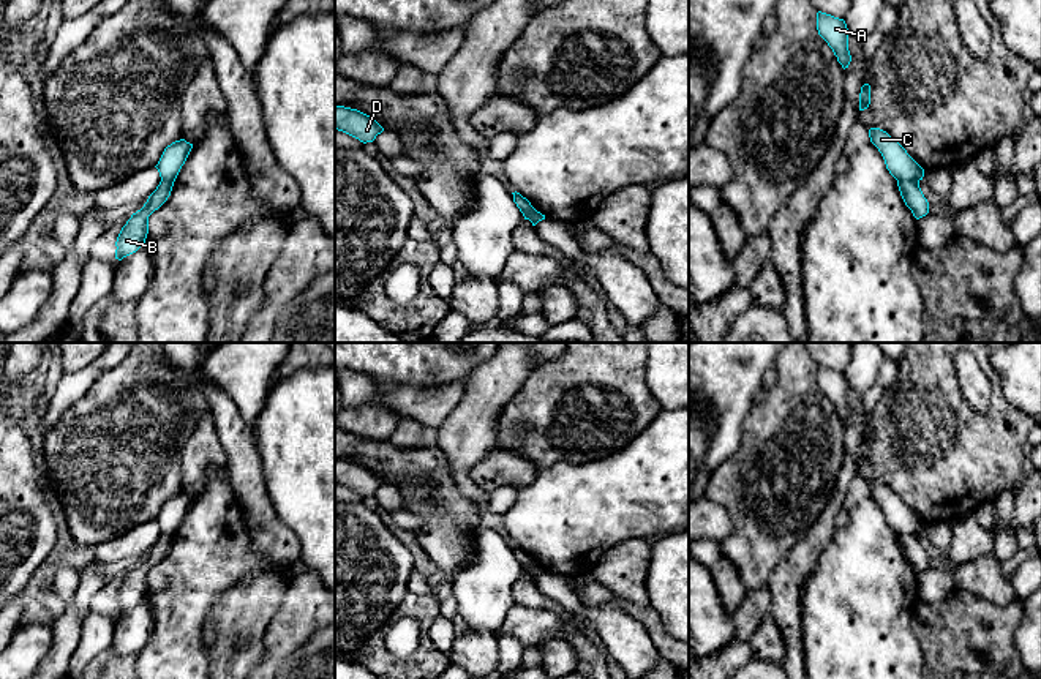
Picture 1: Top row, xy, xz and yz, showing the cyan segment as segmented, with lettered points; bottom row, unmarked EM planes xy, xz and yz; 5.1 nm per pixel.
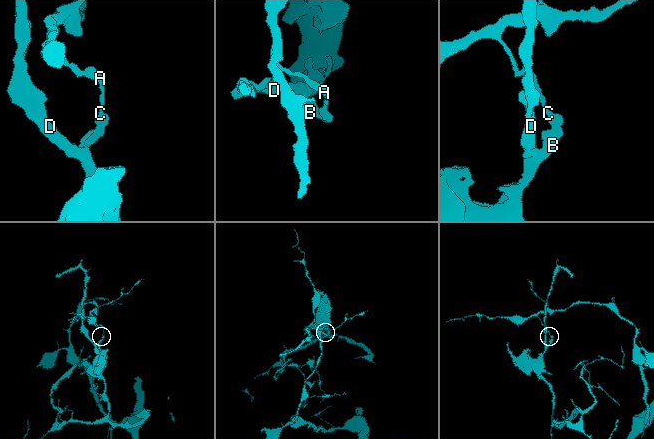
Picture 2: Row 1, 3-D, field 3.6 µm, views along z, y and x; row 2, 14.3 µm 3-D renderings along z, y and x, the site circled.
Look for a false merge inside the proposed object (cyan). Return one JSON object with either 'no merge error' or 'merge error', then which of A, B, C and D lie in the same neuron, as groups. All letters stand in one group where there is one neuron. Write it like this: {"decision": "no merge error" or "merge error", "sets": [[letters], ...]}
{"decision": "merge error", "sets": [["A", "C"], ["B", "D"]]}

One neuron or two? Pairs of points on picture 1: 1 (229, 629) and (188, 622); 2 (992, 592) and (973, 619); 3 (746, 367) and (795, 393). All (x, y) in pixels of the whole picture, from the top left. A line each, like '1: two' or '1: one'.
1: two
2: two
3: two

